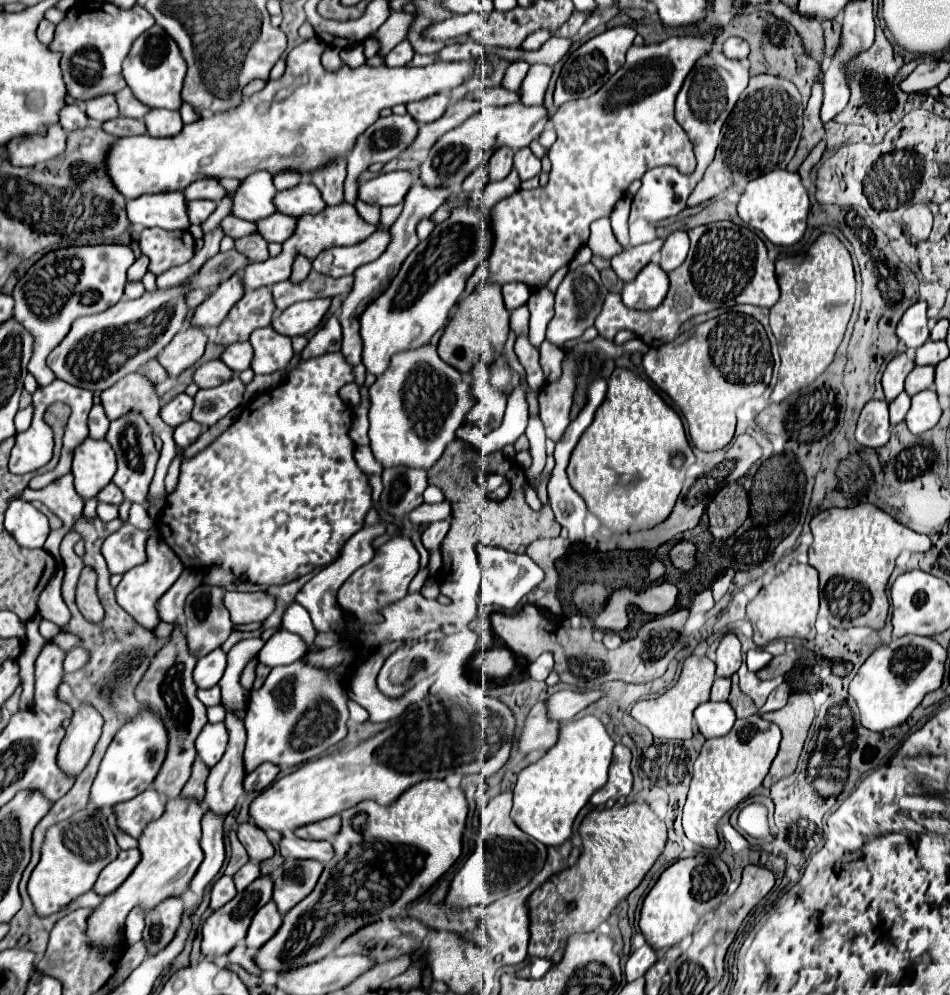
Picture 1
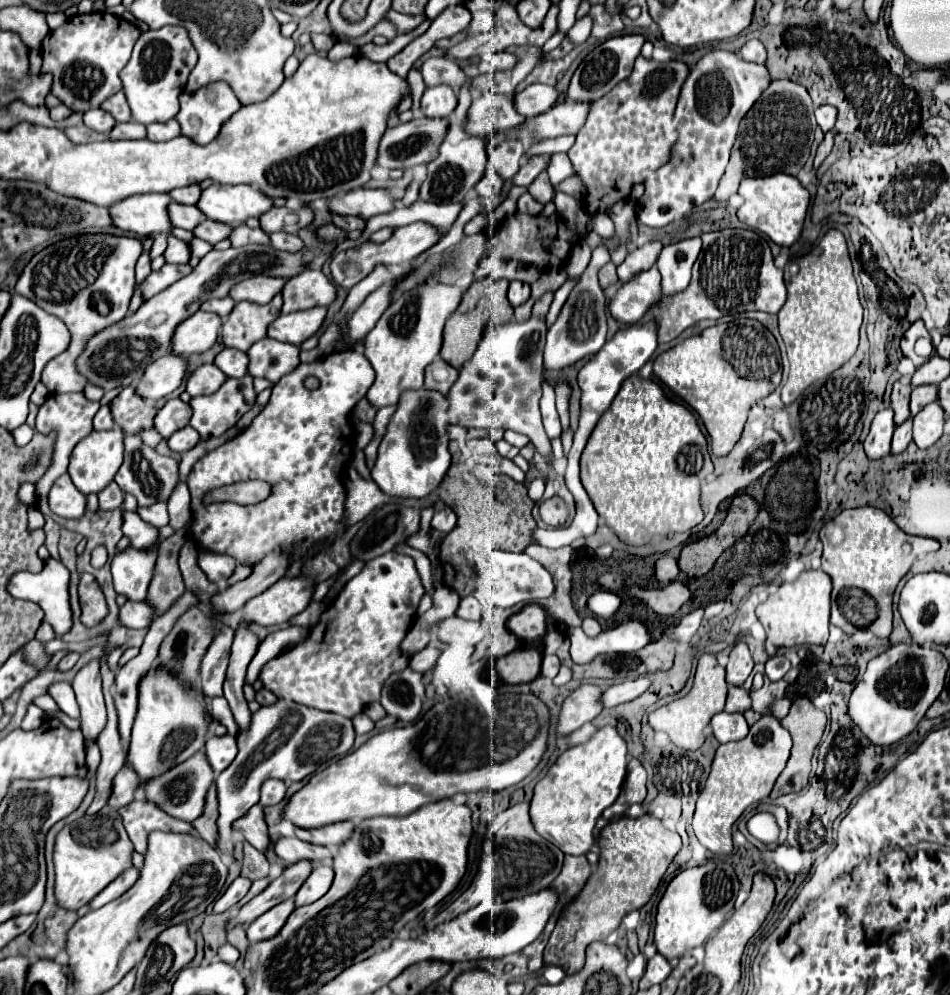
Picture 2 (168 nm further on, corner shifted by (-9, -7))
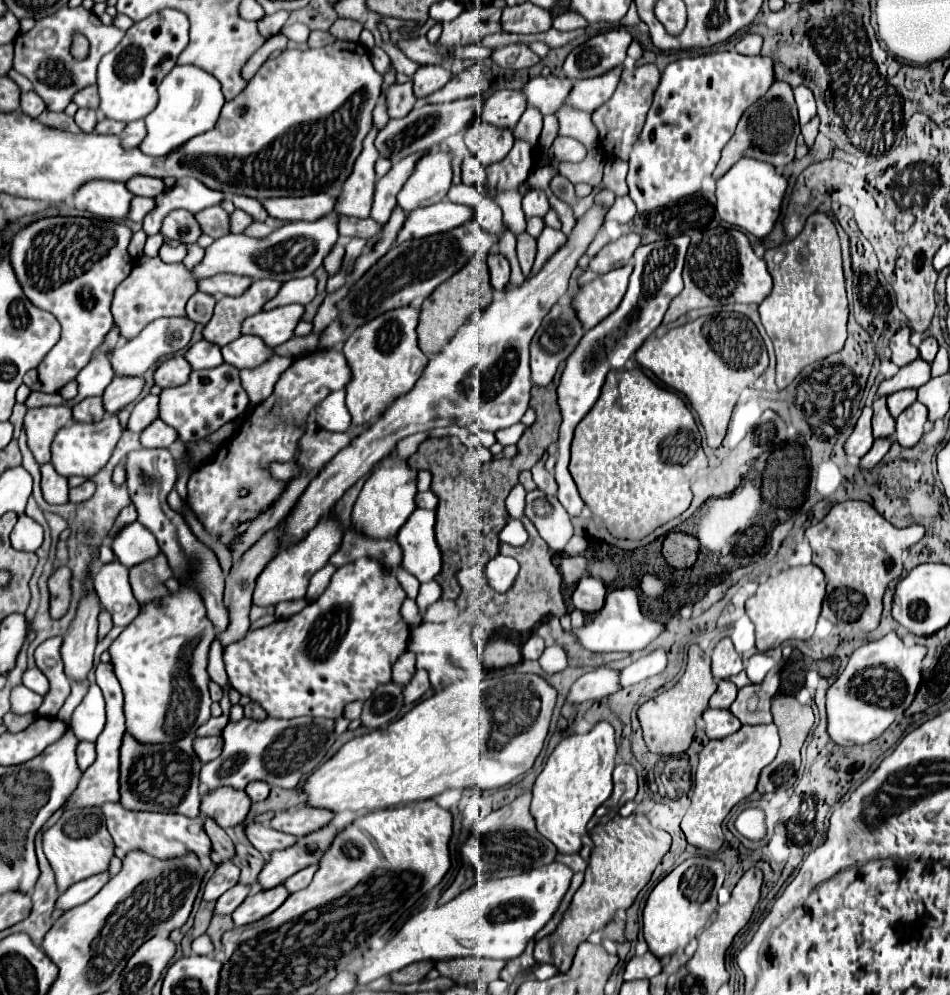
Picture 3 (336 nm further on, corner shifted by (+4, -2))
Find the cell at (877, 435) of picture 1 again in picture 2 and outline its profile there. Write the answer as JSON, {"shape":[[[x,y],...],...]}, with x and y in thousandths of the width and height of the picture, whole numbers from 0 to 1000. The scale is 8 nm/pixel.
{"shape":[[[927,411],[915,431],[915,437],[911,441],[911,455],[915,461],[925,461],[938,455],[938,437],[942,433],[942,423],[940,423],[940,413],[938,411]]]}

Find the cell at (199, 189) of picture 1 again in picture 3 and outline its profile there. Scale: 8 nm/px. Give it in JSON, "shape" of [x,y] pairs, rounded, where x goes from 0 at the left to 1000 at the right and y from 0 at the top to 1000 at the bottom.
{"shape":[[[139,177],[137,183],[133,183],[135,193],[139,193],[141,197],[156,197],[156,199],[164,199],[166,195],[171,195],[173,191],[173,183],[168,179],[160,179],[160,177]]]}

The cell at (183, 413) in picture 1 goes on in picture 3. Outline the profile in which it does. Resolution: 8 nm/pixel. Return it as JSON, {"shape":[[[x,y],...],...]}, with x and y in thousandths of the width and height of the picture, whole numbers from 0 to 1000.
{"shape":[[[156,396],[152,402],[147,402],[141,412],[139,418],[135,422],[135,432],[139,434],[149,434],[156,426],[160,426],[166,420],[166,398]]]}

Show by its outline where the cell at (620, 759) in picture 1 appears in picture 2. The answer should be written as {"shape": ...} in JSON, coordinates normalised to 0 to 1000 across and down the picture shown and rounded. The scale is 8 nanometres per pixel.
{"shape":[[[664,763],[660,769],[660,781],[656,787],[656,793],[652,797],[652,803],[647,803],[647,807],[643,811],[639,811],[639,815],[635,815],[635,821],[641,825],[645,821],[654,821],[662,809],[666,807],[677,807],[681,793],[679,793],[679,771],[675,769],[673,763]]]}

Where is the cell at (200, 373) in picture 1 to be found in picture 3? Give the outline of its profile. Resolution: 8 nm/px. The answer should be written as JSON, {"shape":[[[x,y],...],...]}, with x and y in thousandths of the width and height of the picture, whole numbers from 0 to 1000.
{"shape":[[[181,358],[177,362],[173,362],[164,372],[162,372],[162,384],[168,390],[179,390],[179,388],[192,388],[194,384],[198,384],[200,378],[200,366],[189,358]]]}

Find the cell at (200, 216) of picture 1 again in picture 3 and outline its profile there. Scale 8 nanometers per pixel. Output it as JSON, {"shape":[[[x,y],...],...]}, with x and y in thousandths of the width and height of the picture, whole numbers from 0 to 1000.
{"shape":[[[139,199],[135,219],[141,221],[141,223],[149,223],[149,219],[152,219],[160,209],[162,209],[162,201],[160,201],[160,199]]]}

